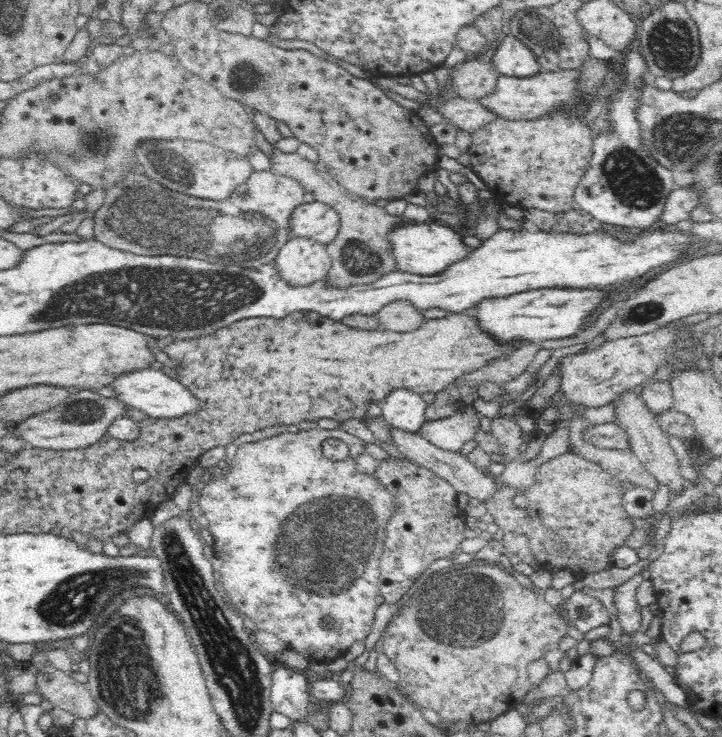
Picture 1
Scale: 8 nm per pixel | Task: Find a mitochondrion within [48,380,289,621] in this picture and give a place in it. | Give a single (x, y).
(91, 411)

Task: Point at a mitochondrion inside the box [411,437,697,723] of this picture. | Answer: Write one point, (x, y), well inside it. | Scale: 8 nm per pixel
(465, 609)

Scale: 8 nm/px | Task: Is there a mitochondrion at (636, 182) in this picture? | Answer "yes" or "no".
yes

